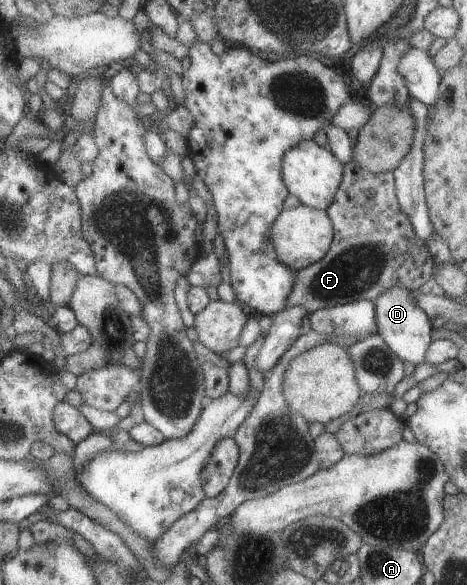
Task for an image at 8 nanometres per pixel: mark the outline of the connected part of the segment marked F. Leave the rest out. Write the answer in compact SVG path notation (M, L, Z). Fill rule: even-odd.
M353 161L346 162L342 165L342 177L332 203L325 211L332 222L331 244L321 260L297 271L285 307L303 307L312 313L317 309L359 299L375 300L380 292L395 285L413 291L431 282L434 260L427 250L426 242L415 234L409 218L398 205L392 172L373 174L359 168Z

